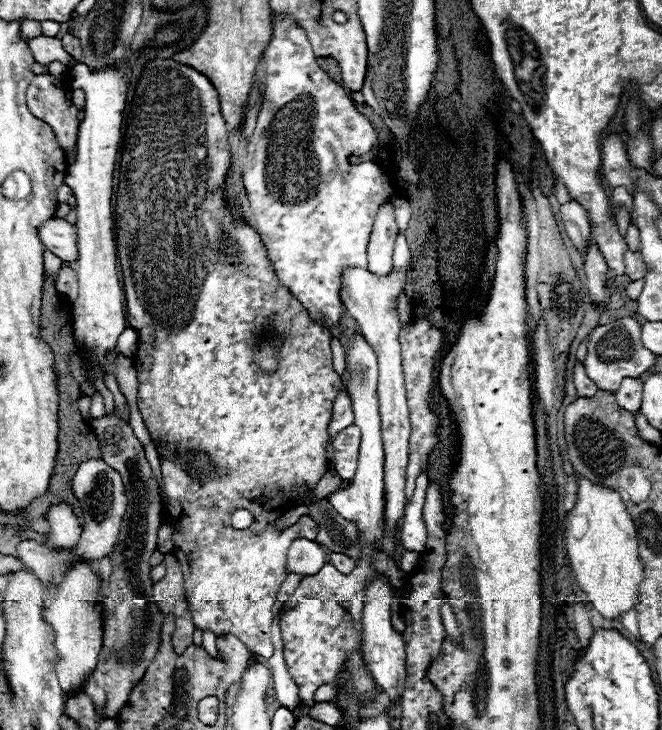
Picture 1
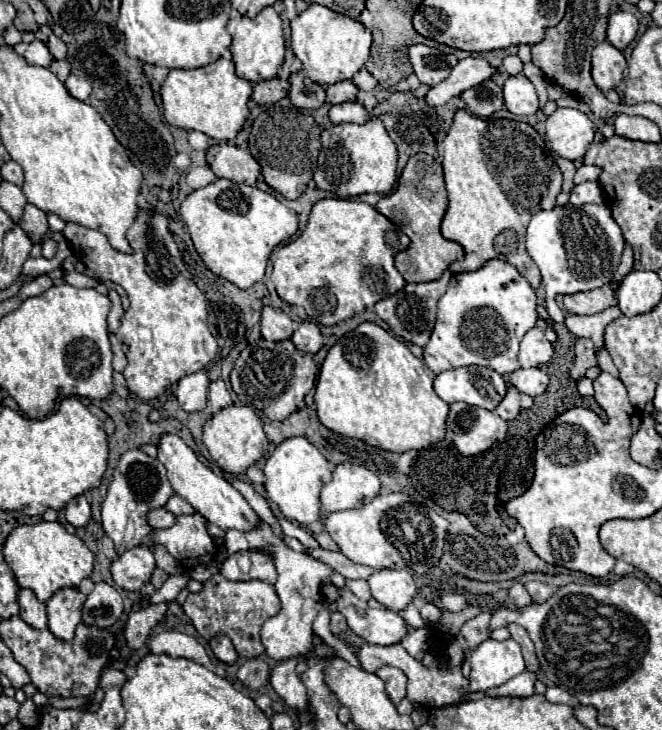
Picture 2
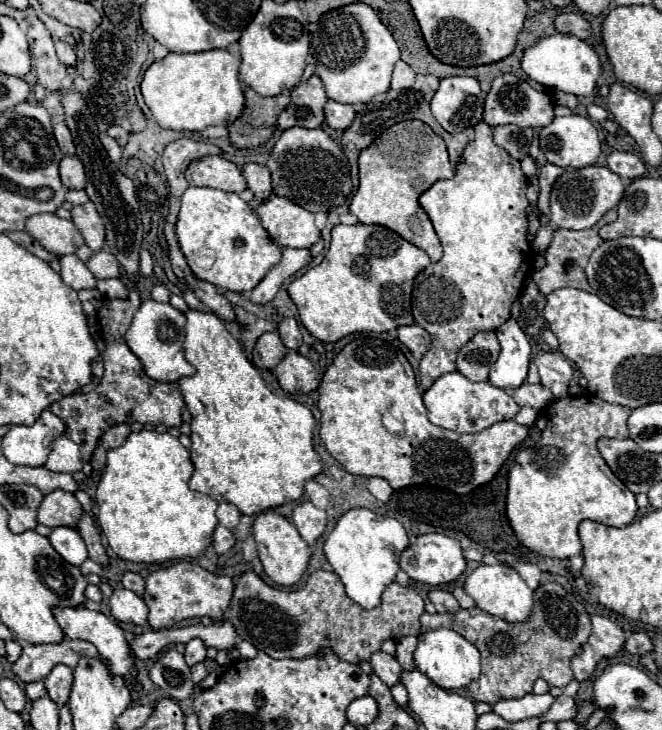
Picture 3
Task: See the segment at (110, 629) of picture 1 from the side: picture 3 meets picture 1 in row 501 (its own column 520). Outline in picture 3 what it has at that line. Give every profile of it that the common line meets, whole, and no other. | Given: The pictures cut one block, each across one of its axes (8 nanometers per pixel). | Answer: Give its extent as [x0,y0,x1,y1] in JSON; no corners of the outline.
[494,126,532,160]

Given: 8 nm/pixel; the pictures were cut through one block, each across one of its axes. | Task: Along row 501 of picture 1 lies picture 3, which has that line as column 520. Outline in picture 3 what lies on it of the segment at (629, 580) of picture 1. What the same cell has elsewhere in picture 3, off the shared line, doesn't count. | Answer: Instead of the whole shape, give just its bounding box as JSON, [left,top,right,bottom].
[464,564,534,622]

